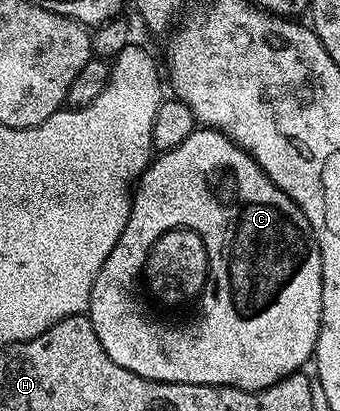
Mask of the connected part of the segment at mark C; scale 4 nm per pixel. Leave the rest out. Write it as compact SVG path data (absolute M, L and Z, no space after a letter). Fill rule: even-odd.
M196 128L182 144L178 144L173 150L157 153L149 162L144 173L140 175L139 182L134 187L132 195L132 207L130 216L126 220L126 228L122 228L122 236L118 236L118 244L110 248L110 256L106 256L106 264L102 264L102 272L98 272L98 280L94 280L92 295L88 301L86 311L94 324L94 332L98 332L98 340L102 348L106 348L106 356L114 360L114 364L122 364L122 368L130 368L143 378L158 380L159 382L185 382L186 384L198 384L199 386L233 386L239 390L265 390L278 380L295 374L305 369L304 365L313 361L316 352L316 341L320 335L320 317L322 316L322 260L320 249L316 246L316 238L312 235L310 224L306 216L266 176L266 172L256 161L251 158L242 147L234 144L221 130L211 128ZM190 229L202 238L208 253L209 268L208 280L198 298L200 303L200 315L193 322L185 326L167 326L164 322L155 322L152 318L144 315L144 306L136 295L136 281L141 281L146 264L147 254L151 246L167 230Z

